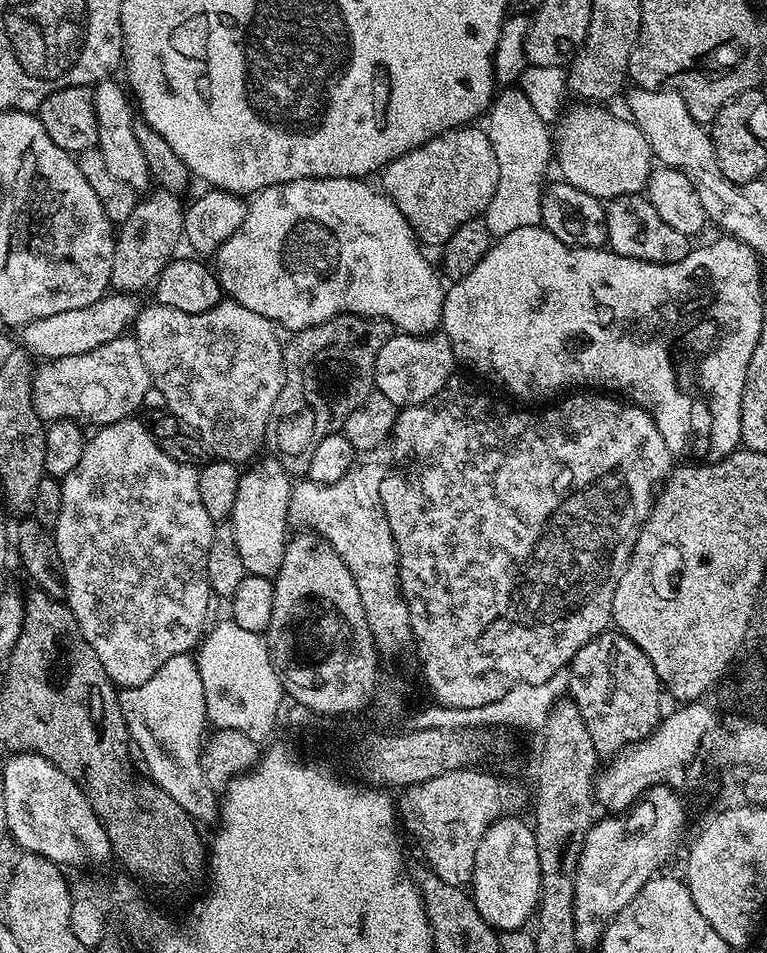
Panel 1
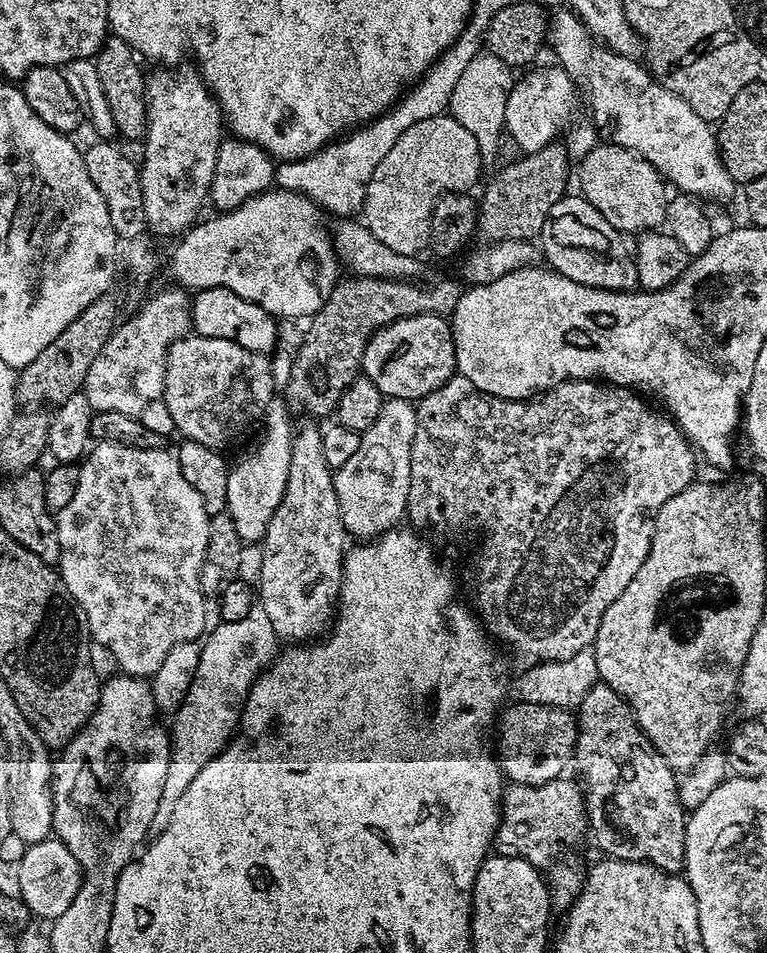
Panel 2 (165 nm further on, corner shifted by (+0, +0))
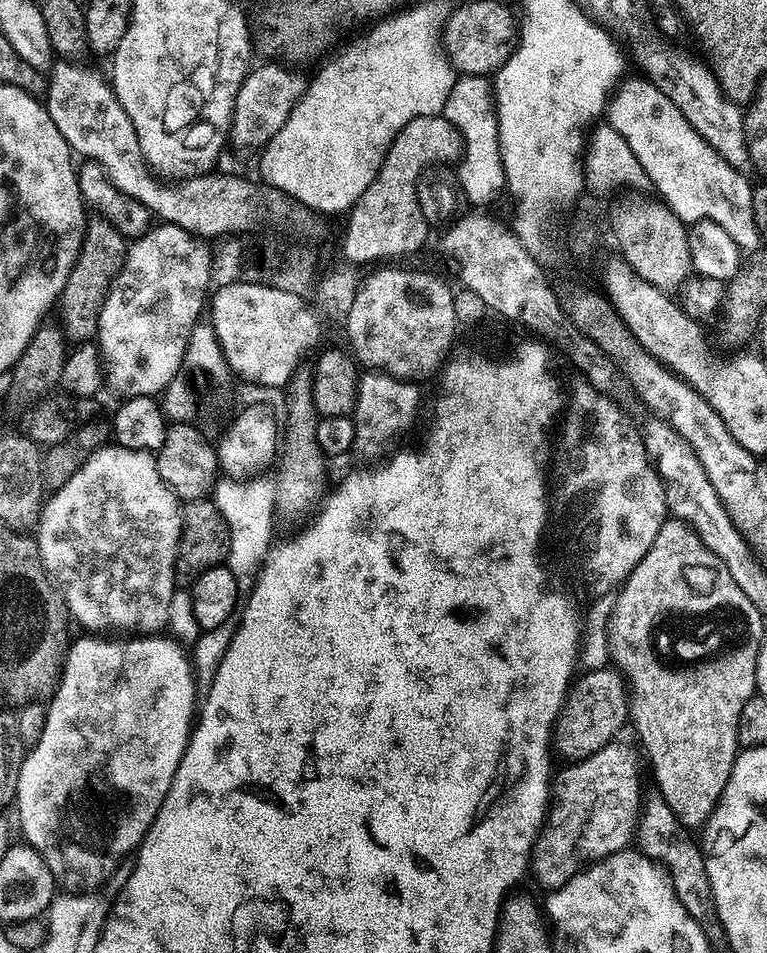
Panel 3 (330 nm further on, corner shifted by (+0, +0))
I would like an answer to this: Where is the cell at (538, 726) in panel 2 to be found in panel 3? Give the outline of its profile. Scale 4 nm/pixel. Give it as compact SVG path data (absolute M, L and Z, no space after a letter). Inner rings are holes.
M611 667L585 671L580 681L569 687L568 696L556 715L552 725L550 744L564 762L584 760L590 754L602 750L613 743L623 724L630 720L630 698L626 693L626 685L619 672Z

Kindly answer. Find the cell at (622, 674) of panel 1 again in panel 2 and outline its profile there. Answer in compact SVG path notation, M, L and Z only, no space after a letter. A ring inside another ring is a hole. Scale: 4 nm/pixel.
M597 682L584 697L578 707L578 727L576 730L575 767L580 767L584 775L582 787L586 793L586 807L591 827L600 832L608 832L612 824L608 820L620 820L632 835L632 840L612 840L608 848L618 860L642 860L660 868L663 872L680 874L684 871L686 858L686 826L688 816L679 798L677 773L666 762L661 752L648 741L648 736L640 729L639 722L628 702L608 684Z

